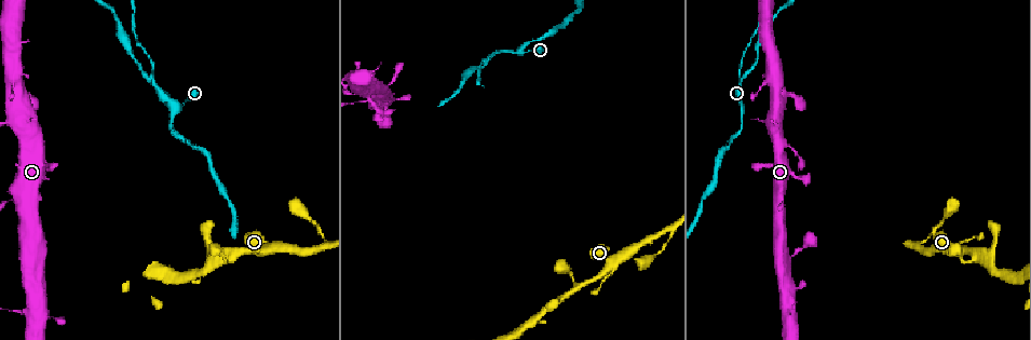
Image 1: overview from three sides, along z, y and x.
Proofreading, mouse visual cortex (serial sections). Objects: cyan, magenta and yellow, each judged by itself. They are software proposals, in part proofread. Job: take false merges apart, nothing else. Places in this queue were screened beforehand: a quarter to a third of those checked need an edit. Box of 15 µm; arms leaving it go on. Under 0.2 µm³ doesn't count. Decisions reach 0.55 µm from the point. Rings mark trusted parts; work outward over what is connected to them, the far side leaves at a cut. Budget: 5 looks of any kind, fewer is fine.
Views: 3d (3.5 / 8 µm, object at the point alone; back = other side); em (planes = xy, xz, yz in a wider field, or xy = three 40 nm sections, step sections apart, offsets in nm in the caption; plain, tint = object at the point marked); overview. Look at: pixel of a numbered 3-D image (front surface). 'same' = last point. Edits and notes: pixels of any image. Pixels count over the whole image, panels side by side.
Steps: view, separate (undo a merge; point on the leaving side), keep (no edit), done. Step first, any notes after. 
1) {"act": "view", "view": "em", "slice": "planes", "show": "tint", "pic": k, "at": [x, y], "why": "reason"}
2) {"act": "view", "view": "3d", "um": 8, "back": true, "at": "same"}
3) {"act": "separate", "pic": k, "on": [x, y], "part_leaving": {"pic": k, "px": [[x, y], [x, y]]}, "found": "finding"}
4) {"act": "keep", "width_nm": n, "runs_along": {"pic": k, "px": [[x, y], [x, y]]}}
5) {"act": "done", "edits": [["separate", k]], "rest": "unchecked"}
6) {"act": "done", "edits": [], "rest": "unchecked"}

{"act": "view", "view": "3d", "um": 3.5, "pic": 1, "at": [151, 78], "why": "thin neck"}

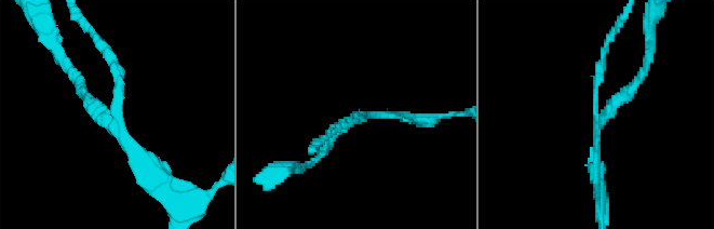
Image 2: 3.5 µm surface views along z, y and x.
{"act": "view", "view": "em", "slice": "xy", "step": 1, "show": "tint", "pic": 2, "at": [117, 123], "arms": 3, "arm_widths_nm": [150, 150, 150]}

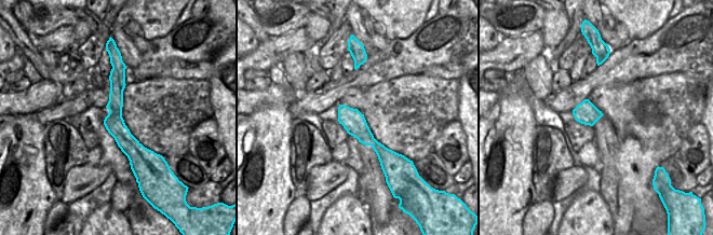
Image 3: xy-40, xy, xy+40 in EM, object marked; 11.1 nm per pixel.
{"act": "separate", "pic": 2, "on": [117, 78], "found": "two cells meet here"}

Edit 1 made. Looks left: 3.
{"act": "view", "view": "overview"}

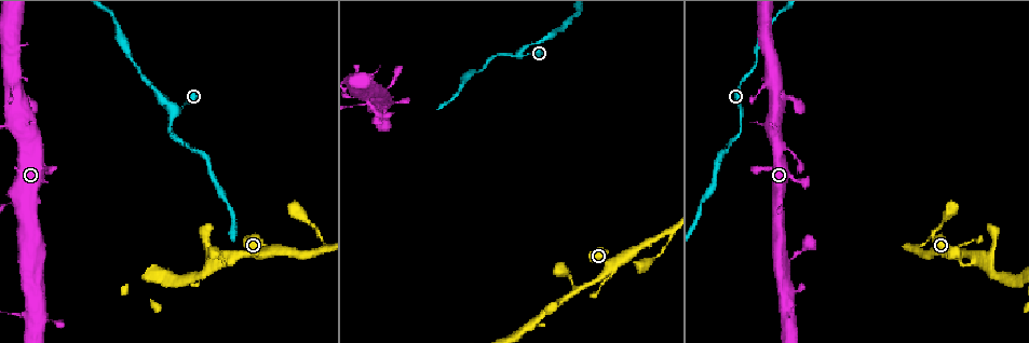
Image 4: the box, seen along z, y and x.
{"act": "view", "view": "3d", "um": 8, "pic": 4, "at": [324, 248], "why": "two arms in line, one across"}

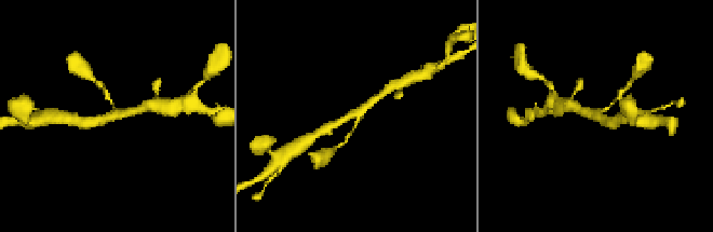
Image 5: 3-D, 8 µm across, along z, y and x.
{"act": "view", "view": "em", "slice": "xy", "step": 5, "show": "tint", "pic": 5, "at": [114, 113], "arms": 3, "arm_widths_nm": [100, 200, 300], "why": "need the tissue"}

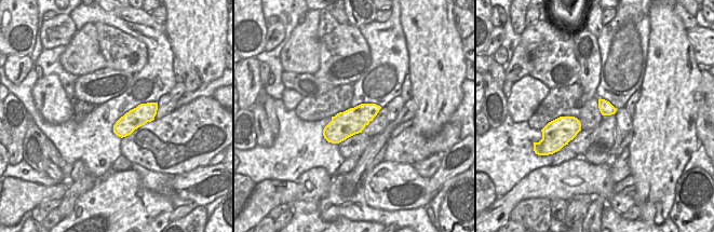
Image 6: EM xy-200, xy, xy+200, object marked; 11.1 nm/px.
{"act": "keep", "runs_along": {"pic": 5, "px": [[86, 122], [115, 113], [107, 96]]}, "found": "one cell here"}

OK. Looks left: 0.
{"act": "done", "edits": [["separate", 2]], "rest": "unchecked"}

